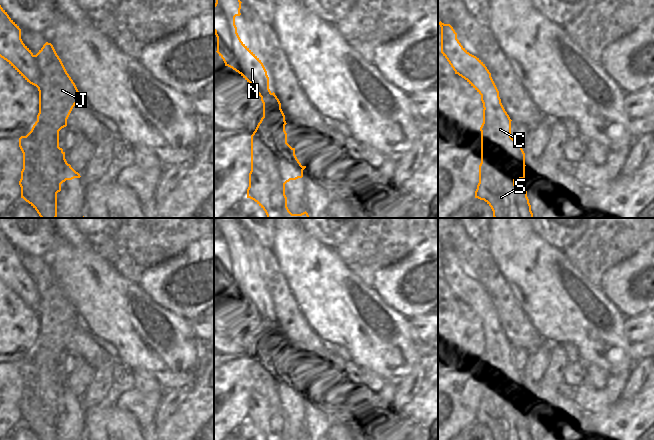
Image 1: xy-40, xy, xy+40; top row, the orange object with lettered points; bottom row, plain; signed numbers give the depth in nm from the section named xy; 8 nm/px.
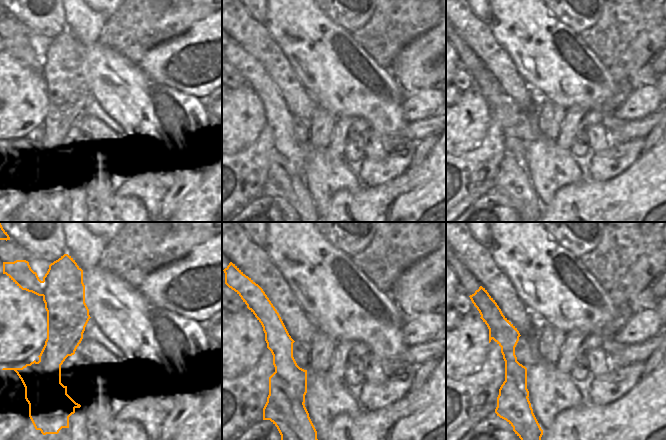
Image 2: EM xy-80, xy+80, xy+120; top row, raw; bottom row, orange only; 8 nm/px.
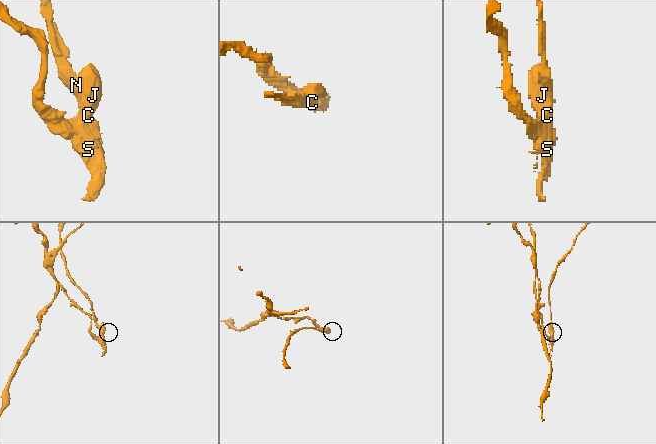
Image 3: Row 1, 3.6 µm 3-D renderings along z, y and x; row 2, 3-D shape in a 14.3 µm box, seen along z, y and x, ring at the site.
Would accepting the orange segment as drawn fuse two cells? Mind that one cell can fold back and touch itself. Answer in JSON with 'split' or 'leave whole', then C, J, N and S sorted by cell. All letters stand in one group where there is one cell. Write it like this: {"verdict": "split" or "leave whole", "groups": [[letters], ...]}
{"verdict": "split", "groups": [["C", "N"], ["J", "S"]]}

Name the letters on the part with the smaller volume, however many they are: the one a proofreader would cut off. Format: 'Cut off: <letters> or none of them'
Cut off: C, N

